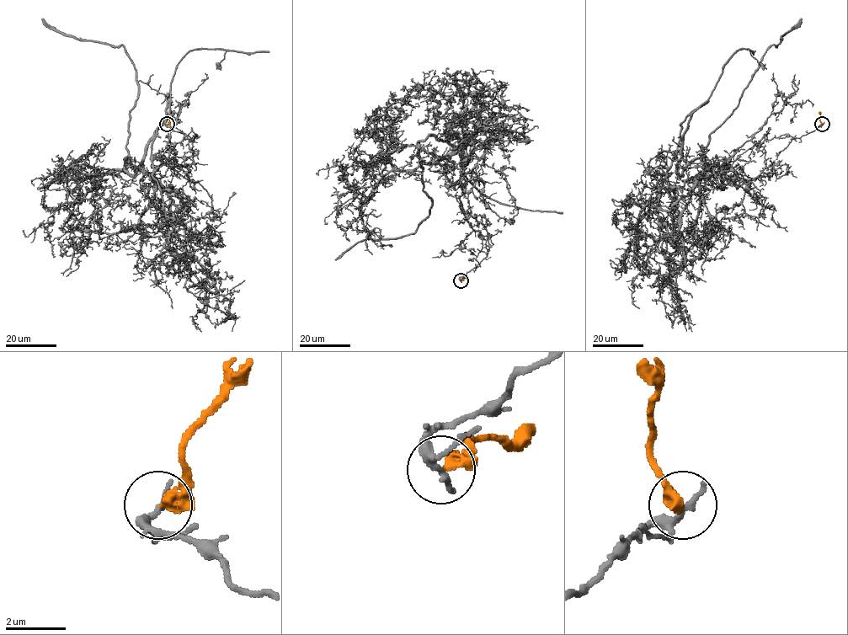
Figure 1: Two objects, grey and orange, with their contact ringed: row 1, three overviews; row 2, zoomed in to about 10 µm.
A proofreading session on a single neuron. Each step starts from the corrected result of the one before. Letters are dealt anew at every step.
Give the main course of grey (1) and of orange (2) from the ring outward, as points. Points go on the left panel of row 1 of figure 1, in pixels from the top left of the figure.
1: (168, 124), (195, 136), (168, 141), (166, 161), (140, 171), (126, 147), (138, 83), (125, 49), (41, 18)
2: (168, 124), (175, 111)

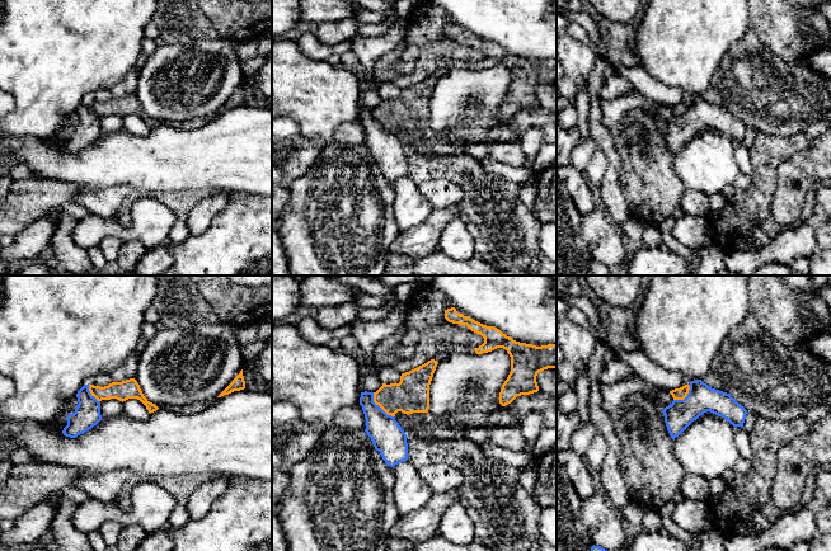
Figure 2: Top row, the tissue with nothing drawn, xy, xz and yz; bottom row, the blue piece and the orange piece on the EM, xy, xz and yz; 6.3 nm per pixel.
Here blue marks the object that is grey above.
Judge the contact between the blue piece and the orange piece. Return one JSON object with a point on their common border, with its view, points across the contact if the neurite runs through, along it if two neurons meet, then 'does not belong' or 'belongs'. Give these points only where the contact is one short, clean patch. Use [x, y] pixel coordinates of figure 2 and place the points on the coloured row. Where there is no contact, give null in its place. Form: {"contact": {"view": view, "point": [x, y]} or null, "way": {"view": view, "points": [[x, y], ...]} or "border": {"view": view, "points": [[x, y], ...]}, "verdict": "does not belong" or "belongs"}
{"contact": {"view": "xz", "point": [378, 405]}, "border": {"view": "xz", "points": [[372, 392], [372, 400], [393, 417]]}, "verdict": "does not belong"}

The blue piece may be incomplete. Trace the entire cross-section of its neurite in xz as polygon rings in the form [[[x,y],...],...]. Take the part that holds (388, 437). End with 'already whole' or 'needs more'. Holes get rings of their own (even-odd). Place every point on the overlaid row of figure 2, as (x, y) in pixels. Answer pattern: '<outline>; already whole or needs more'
[[[361,392],[360,405],[362,406],[366,429],[374,447],[380,452],[385,463],[390,467],[408,460],[407,434],[395,420],[374,402],[374,392]]]; already whole

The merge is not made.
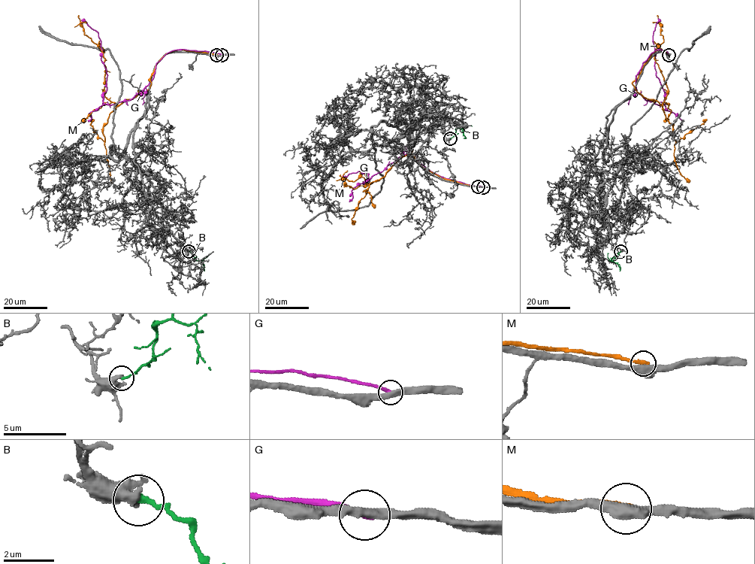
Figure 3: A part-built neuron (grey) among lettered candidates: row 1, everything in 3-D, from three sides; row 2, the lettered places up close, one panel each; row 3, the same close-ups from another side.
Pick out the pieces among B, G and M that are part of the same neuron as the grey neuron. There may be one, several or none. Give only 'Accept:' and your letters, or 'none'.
Accept: none

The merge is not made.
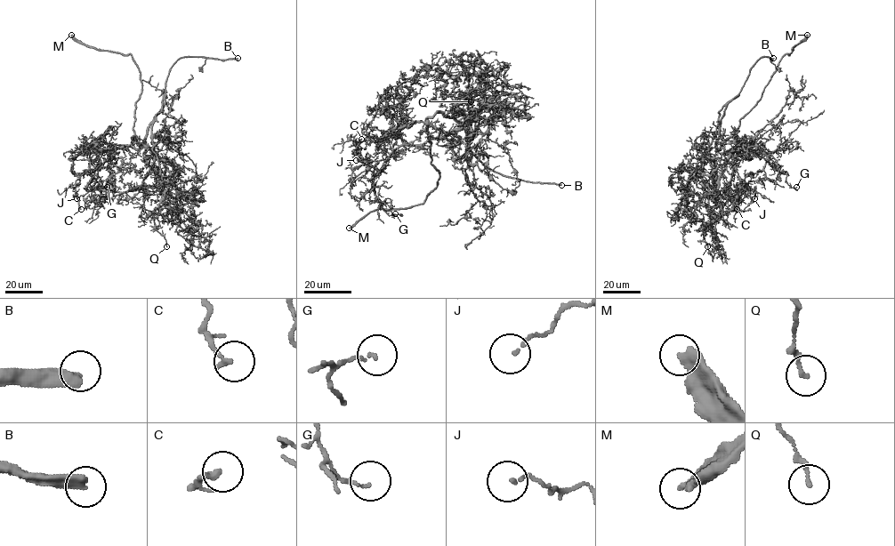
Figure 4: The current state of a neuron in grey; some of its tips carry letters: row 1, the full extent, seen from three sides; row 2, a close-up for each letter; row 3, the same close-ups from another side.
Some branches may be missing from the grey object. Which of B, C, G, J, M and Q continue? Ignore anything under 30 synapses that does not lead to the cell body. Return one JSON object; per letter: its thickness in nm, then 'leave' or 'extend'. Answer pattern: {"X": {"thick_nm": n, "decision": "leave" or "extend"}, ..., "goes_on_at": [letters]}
{"B": {"thick_nm": 440, "decision": "extend"}, "C": {"thick_nm": 180, "decision": "leave"}, "G": {"thick_nm": 90, "decision": "leave"}, "J": {"thick_nm": 110, "decision": "leave"}, "M": {"thick_nm": 400, "decision": "extend"}, "Q": {"thick_nm": 130, "decision": "leave"}, "goes_on_at": ["B", "M"]}

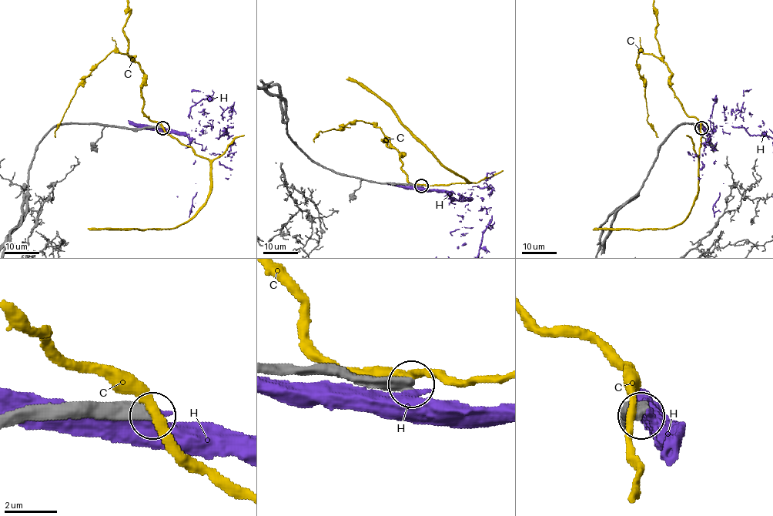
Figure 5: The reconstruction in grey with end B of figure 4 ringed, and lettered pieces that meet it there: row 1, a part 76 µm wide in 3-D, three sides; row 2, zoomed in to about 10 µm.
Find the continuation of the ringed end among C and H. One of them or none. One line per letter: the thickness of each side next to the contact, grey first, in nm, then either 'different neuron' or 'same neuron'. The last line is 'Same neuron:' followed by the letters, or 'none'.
C: 480/320 nm | different neuron
H: 480/480 nm | different neuron
Same neuron: none

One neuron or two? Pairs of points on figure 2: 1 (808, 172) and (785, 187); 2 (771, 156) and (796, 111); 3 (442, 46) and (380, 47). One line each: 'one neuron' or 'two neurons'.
1: one neuron
2: two neurons
3: two neurons

